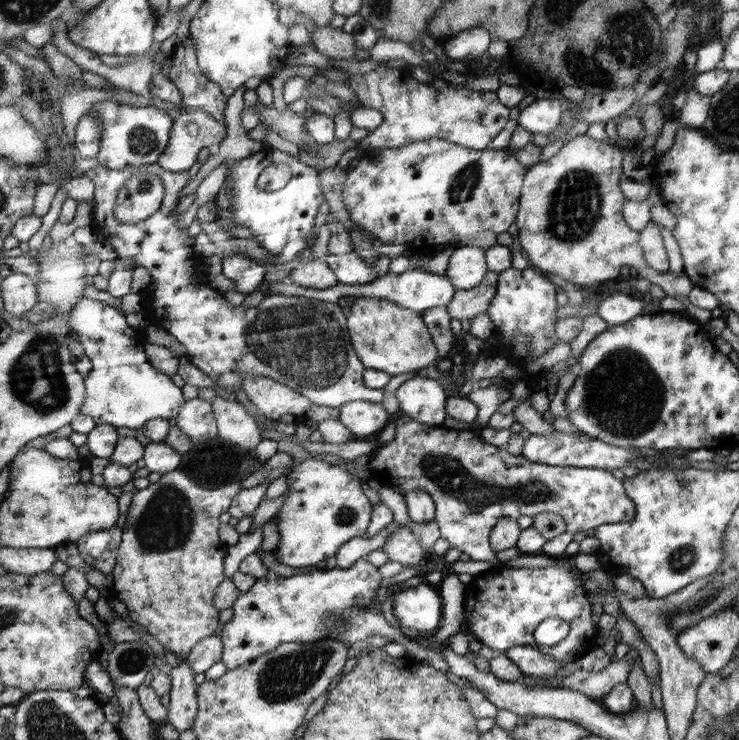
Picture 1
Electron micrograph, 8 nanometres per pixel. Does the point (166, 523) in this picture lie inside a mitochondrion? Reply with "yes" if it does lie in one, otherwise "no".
yes

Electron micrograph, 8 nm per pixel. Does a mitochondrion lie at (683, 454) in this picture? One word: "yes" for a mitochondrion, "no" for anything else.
no

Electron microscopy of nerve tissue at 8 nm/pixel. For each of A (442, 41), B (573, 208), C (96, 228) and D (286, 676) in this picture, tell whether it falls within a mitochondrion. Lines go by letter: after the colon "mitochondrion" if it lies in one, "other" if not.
A: other
B: mitochondrion
C: other
D: mitochondrion

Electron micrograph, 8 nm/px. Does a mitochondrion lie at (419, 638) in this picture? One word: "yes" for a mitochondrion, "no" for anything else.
no

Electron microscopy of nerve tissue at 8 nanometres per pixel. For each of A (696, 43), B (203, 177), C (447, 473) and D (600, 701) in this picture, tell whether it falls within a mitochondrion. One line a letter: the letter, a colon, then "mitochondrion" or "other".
A: other
B: other
C: mitochondrion
D: other

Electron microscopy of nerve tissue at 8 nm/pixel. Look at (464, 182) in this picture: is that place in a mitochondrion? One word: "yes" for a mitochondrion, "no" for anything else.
yes

